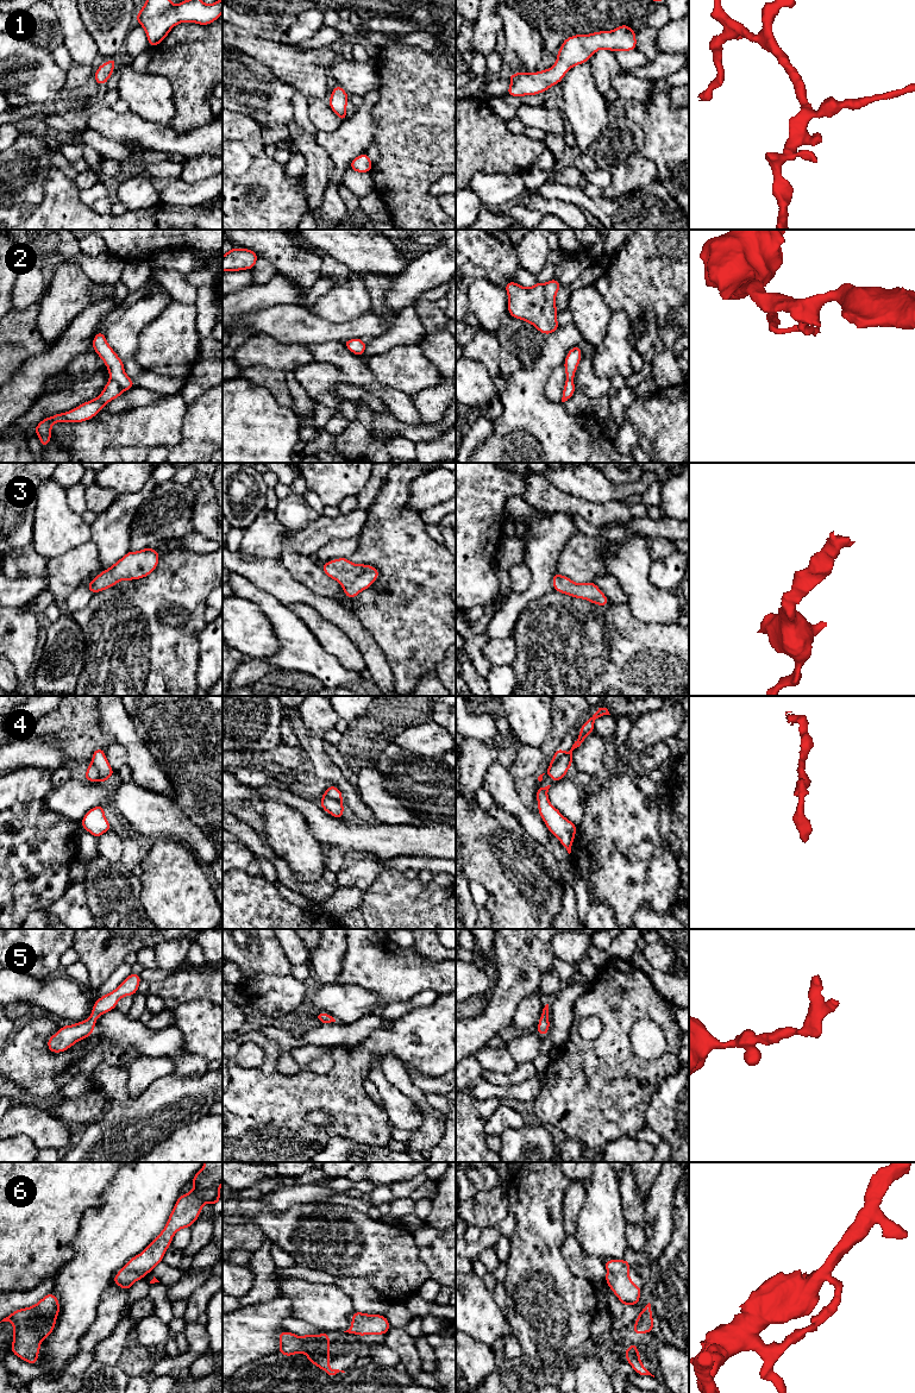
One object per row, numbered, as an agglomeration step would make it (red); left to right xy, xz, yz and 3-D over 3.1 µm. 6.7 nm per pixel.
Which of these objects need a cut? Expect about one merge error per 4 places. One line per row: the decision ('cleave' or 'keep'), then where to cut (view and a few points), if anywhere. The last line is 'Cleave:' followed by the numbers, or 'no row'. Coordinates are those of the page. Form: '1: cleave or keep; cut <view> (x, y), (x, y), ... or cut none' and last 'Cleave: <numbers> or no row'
1: keep; cut none
2: cleave; cut xy (110, 377), (125, 389)
3: keep; cut none
4: cleave; cut xy (92, 761), (99, 773), (98, 780)
5: keep; cut none
6: keep; cut none
Cleave: 2, 4

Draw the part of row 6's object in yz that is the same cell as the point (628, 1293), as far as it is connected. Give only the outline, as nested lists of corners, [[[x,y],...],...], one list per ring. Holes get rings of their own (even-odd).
[[[625,1259],[604,1261],[606,1284],[626,1307],[637,1305],[641,1294],[641,1287],[633,1284],[629,1278],[629,1263]]]

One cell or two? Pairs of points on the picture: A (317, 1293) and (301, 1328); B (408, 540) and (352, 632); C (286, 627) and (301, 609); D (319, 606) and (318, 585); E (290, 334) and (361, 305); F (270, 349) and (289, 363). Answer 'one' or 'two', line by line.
A: two
B: two
C: two
D: two
E: two
F: one

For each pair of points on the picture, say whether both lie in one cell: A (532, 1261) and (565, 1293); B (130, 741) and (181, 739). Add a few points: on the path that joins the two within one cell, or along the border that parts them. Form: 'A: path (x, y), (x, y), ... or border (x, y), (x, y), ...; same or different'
A: path (540, 1268), (557, 1286); same
B: border (129, 716), (136, 735), (158, 764); different

